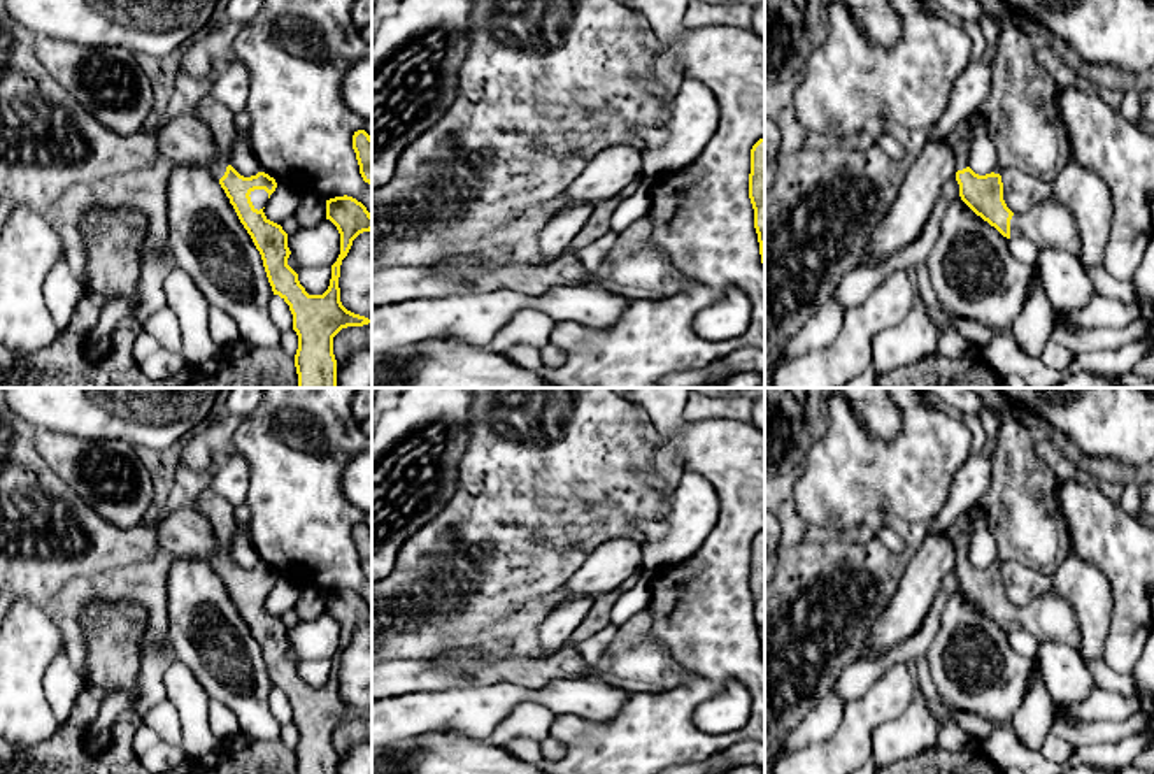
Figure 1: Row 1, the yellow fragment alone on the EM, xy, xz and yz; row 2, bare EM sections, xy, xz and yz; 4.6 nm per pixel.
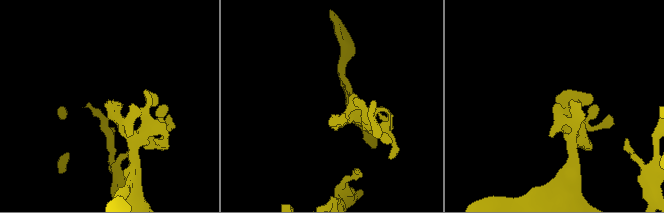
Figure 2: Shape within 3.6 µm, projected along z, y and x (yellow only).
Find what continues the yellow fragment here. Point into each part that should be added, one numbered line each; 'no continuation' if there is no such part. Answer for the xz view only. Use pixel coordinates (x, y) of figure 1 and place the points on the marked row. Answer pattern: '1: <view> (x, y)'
no continuation

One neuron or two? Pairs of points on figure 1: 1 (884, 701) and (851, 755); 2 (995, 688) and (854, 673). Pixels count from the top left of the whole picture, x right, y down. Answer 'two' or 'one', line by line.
1: one
2: two

